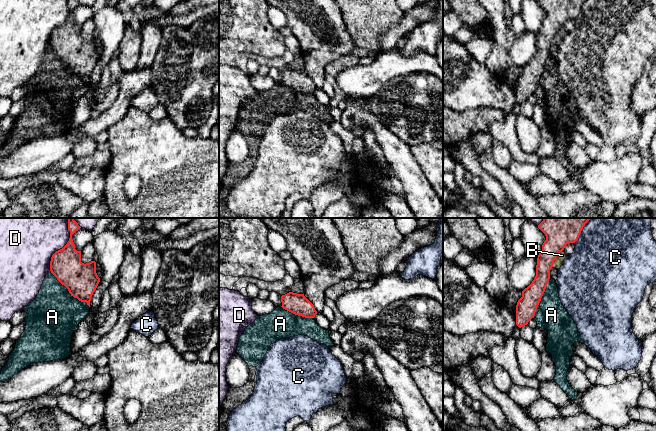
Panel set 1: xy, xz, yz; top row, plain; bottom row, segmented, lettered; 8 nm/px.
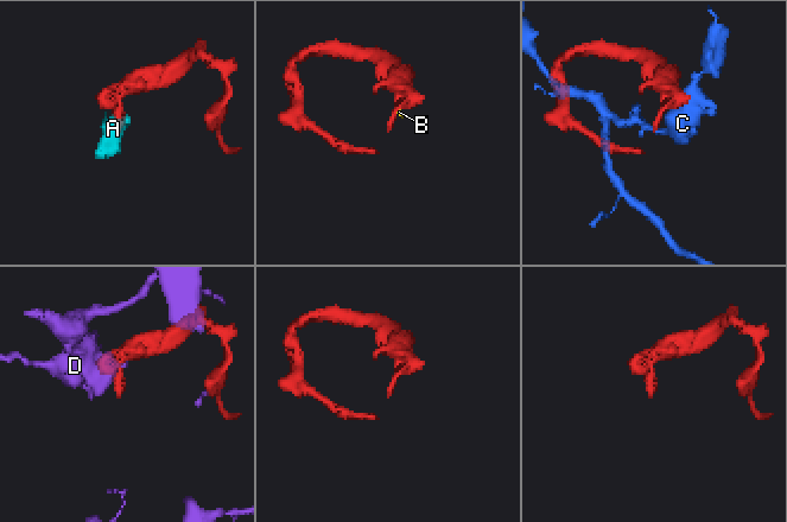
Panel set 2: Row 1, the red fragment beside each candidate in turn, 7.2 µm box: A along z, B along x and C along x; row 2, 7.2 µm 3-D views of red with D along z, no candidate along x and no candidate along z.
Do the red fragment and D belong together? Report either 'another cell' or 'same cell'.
another cell

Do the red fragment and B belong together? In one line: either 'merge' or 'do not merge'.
do not merge

